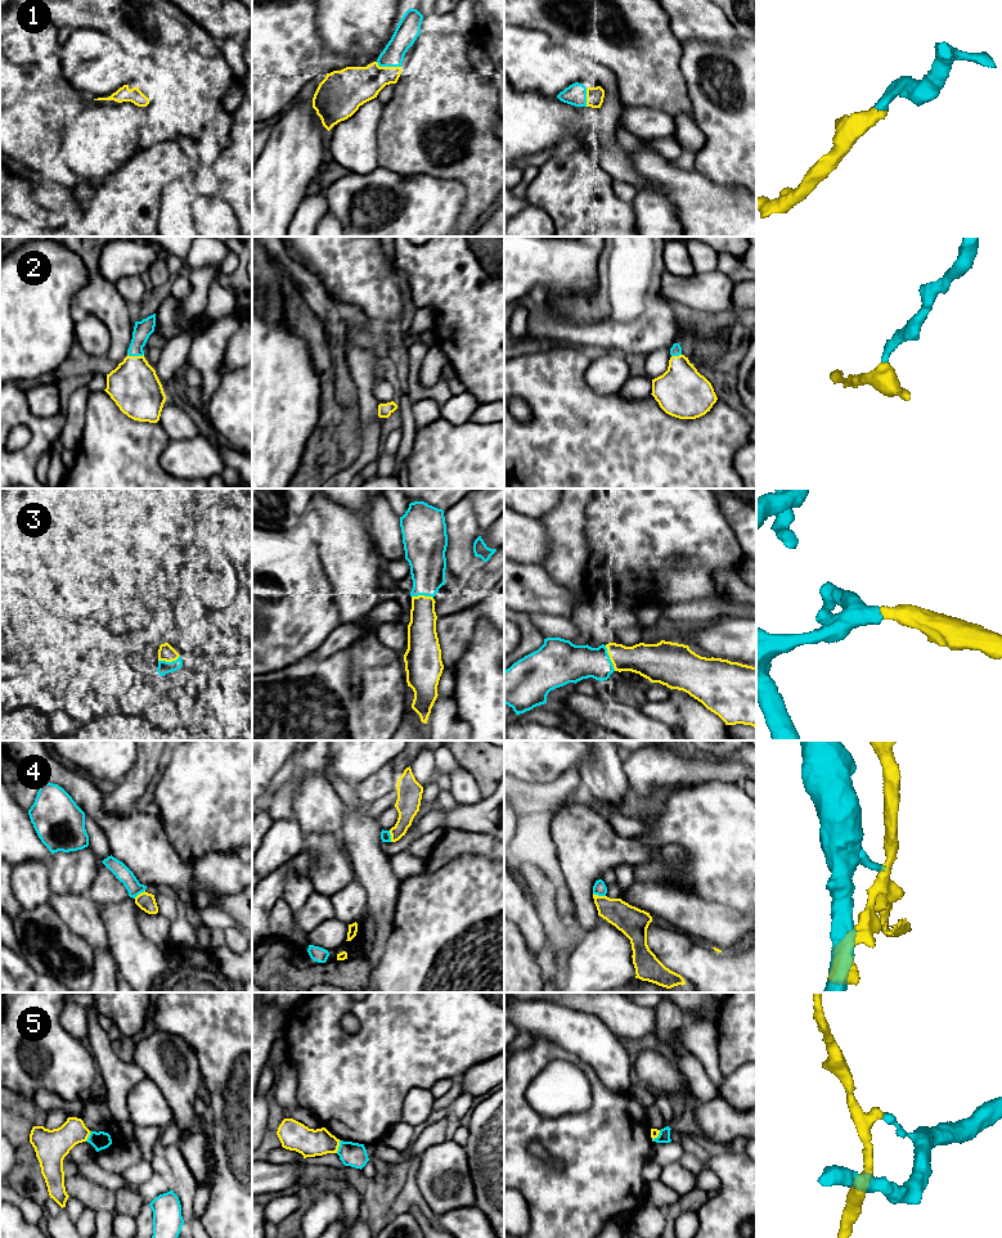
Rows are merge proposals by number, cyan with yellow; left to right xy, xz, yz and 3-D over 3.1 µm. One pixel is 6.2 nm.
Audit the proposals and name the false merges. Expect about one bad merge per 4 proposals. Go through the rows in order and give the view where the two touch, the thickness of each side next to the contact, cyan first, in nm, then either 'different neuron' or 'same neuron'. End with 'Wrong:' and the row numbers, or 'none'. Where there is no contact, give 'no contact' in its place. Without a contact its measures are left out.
1: contact in xz; calibres 140 and 240 nm; same neuron
2: contact in xy; calibres 110 and 320 nm; same neuron
3: contact in yz; calibres 240 and 200 nm; same neuron
4: contact in yz; calibres 90 and 180 nm; different neuron
5: contact in xz; calibres 150 and 170 nm; different neuron
Wrong: 4, 5

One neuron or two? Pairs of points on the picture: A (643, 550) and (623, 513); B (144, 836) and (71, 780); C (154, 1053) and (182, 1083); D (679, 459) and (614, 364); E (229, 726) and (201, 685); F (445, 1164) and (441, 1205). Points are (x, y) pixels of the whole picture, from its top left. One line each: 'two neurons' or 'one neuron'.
A: one neuron
B: one neuron
C: one neuron
D: two neurons
E: two neurons
F: one neuron

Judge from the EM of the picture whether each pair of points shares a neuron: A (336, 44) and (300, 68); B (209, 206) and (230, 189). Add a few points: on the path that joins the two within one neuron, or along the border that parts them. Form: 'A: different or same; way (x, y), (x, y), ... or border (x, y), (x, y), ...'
A: different; border (314, 21), (326, 49)
B: different; border (219, 194), (233, 210), (237, 221)

